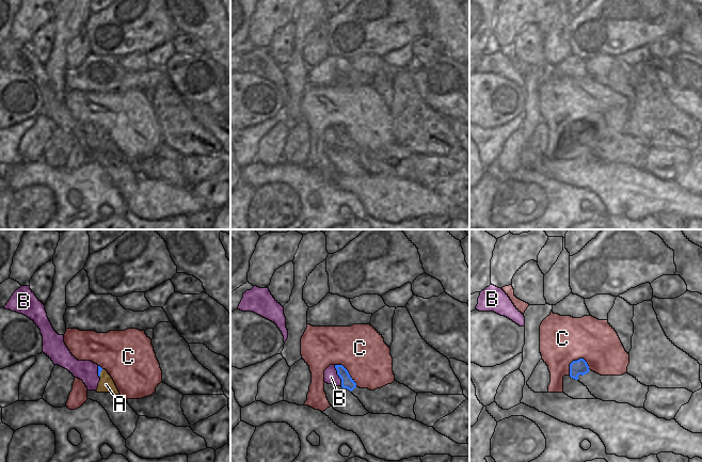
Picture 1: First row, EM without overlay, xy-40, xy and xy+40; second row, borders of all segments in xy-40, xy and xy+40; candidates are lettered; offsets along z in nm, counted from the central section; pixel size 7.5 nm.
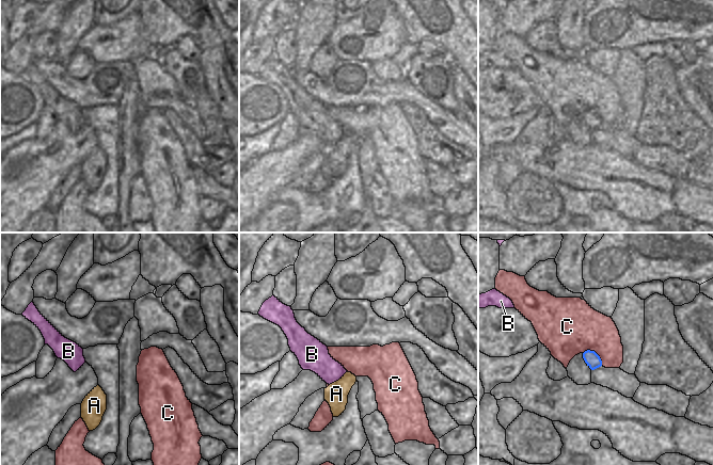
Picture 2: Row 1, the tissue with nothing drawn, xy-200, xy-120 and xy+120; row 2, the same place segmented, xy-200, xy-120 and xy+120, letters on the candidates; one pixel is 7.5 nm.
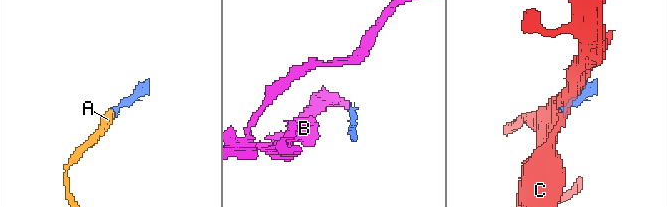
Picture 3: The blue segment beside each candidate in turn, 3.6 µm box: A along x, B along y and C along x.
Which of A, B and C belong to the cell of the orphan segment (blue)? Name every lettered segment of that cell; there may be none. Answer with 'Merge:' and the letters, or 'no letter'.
Merge: A

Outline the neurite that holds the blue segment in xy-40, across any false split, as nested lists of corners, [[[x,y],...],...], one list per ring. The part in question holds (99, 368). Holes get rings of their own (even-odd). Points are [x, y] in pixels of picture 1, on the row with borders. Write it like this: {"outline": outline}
{"outline": [[[98,366],[98,376],[100,378],[100,381],[96,389],[97,393],[110,393],[112,395],[119,395],[119,392],[111,376],[106,369],[102,369],[100,366]]]}

